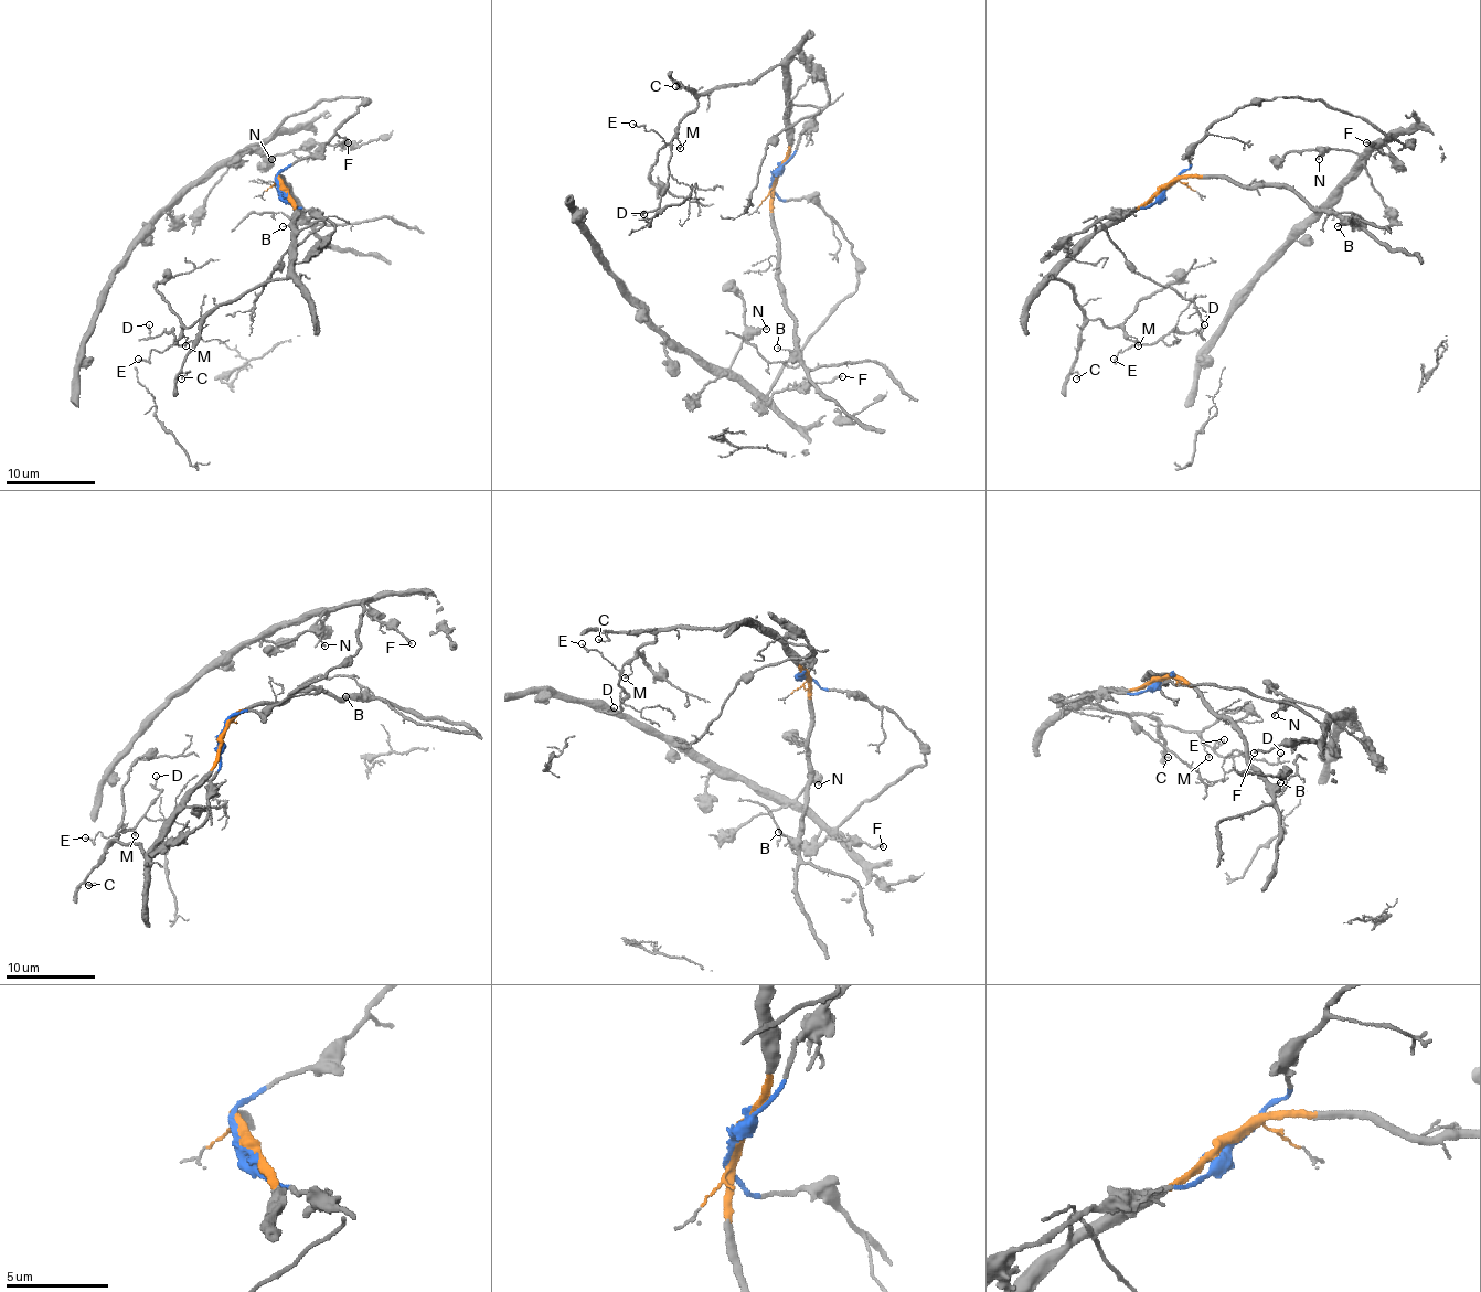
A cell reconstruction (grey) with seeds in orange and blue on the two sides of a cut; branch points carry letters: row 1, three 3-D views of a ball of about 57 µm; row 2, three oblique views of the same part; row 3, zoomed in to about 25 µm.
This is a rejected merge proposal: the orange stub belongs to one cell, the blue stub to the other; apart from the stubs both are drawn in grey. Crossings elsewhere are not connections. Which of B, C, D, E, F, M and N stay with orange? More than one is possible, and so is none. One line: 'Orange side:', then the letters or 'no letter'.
Orange side: B, C, D, E, M

